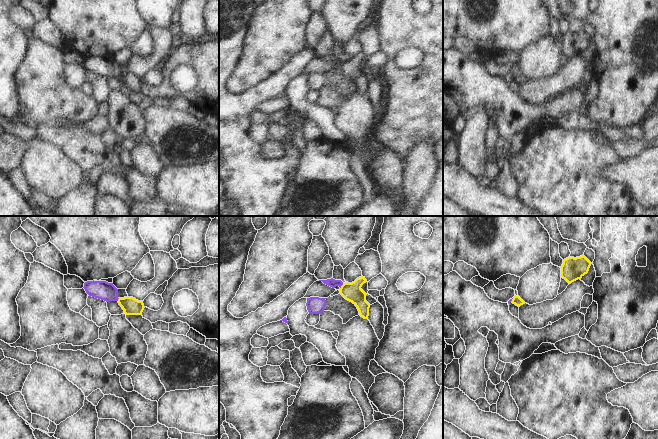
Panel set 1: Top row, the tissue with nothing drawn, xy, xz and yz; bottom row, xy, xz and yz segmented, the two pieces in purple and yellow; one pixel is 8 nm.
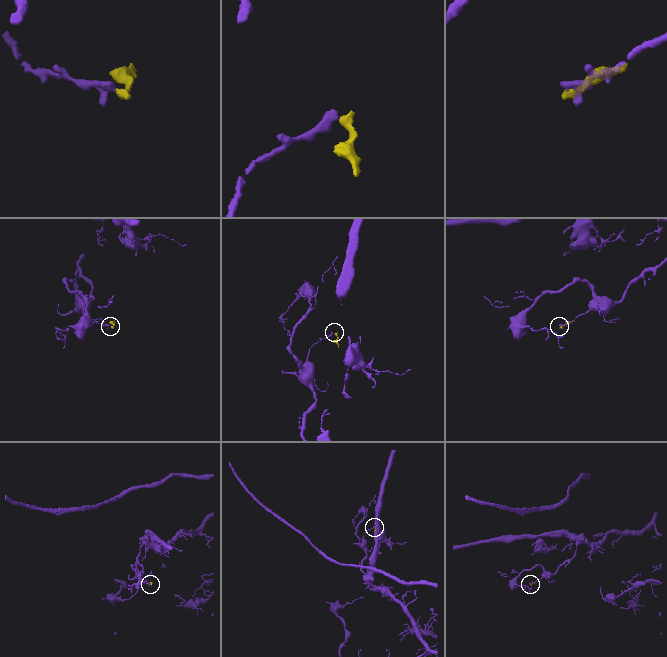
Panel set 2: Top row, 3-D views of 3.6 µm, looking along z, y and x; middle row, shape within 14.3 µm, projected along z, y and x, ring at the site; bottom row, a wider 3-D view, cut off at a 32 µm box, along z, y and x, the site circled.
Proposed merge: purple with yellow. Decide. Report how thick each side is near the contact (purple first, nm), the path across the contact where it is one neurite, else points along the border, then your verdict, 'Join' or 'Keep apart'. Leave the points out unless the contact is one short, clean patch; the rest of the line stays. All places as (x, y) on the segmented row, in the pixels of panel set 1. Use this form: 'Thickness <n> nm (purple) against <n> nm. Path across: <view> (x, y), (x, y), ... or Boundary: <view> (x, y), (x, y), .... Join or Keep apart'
Thickness 70 nm (purple) against 150 nm. Boundary: xz (343, 283), (340, 288). Keep apart

